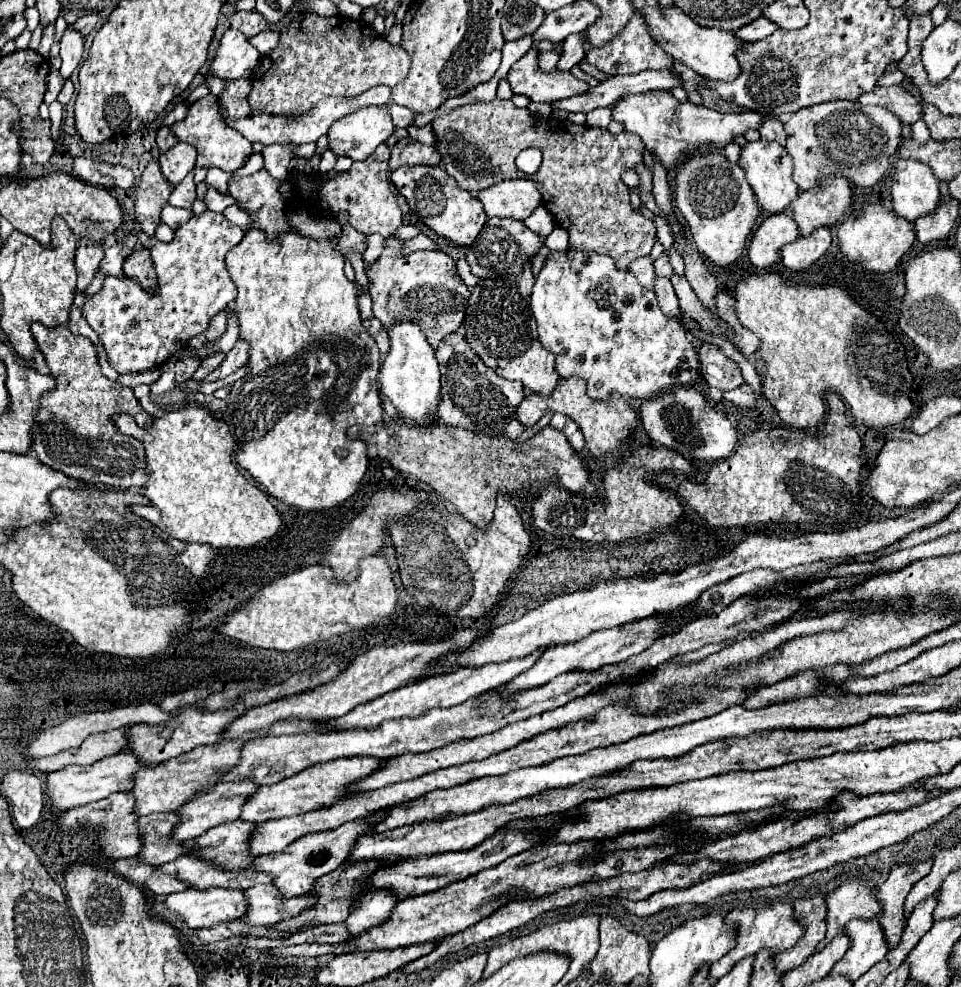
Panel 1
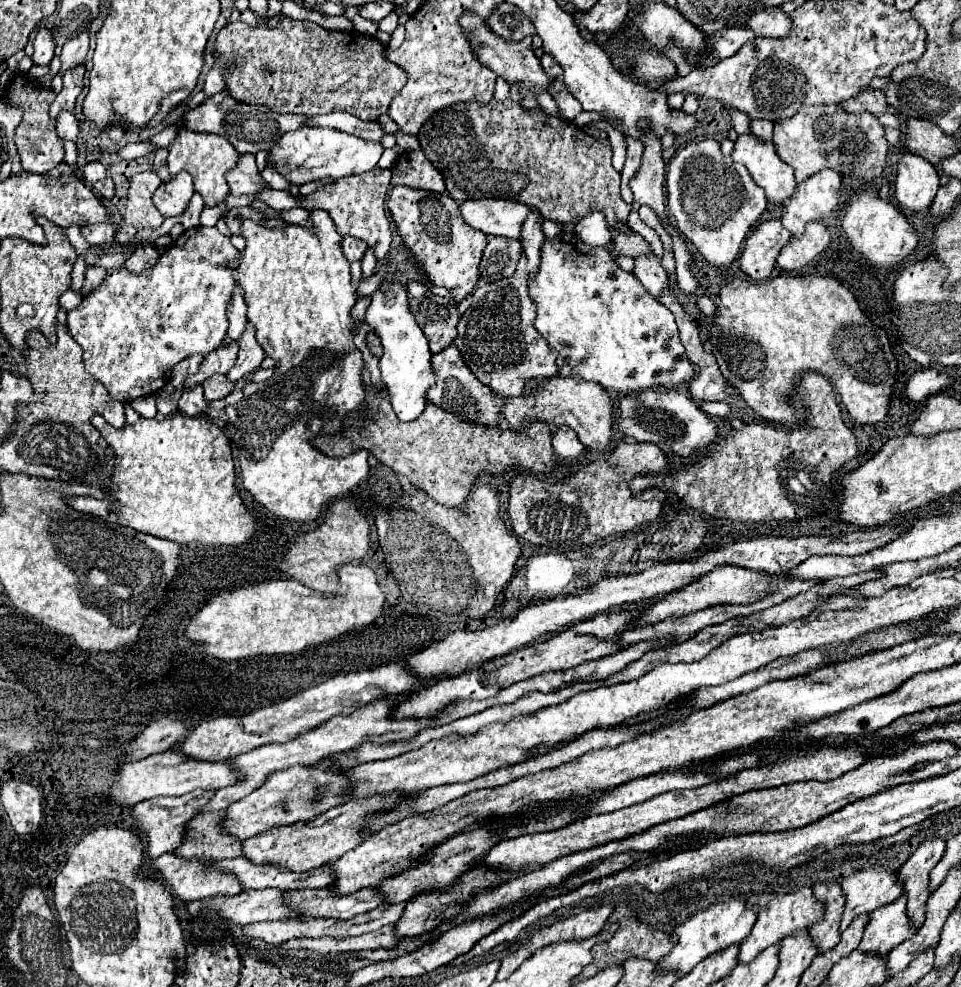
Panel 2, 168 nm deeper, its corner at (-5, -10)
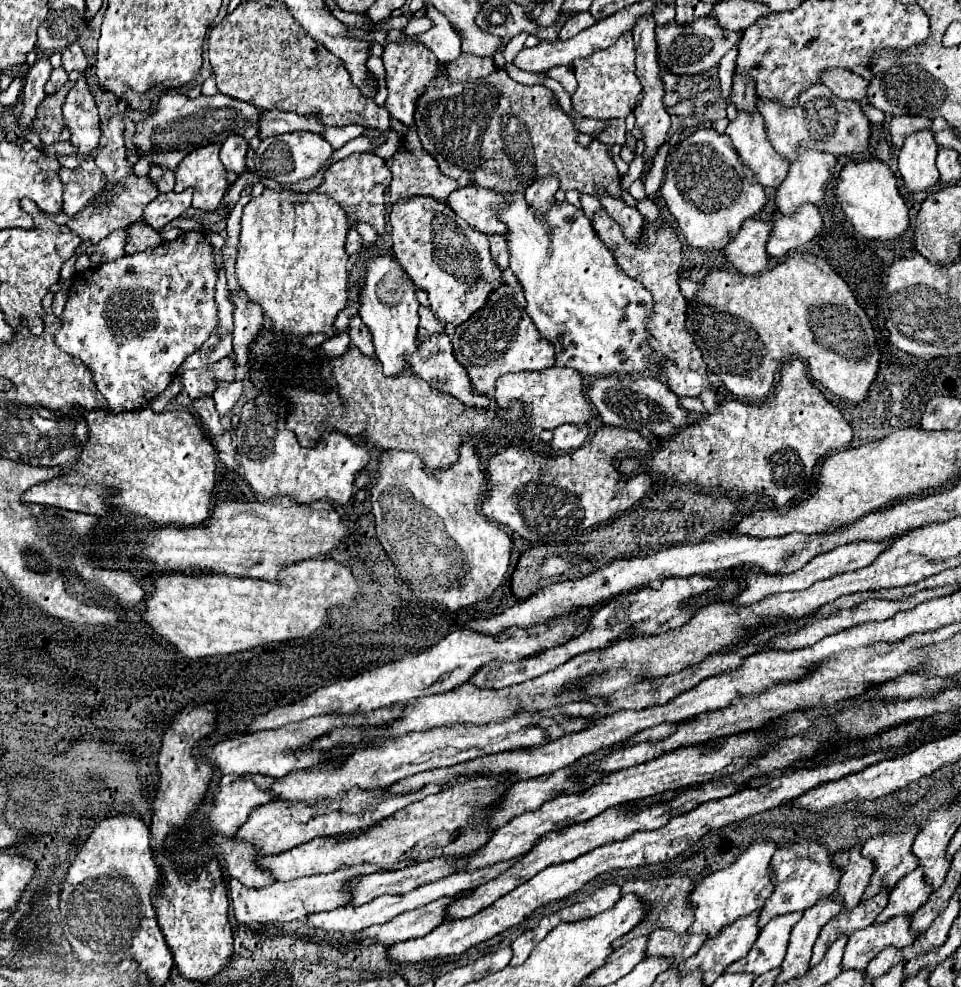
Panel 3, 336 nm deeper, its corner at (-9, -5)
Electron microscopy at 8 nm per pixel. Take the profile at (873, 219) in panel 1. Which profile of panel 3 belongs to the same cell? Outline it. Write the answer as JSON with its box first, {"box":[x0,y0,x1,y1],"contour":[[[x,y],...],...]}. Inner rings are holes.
{"box":[836,159,908,239],"contour":[[[880,159],[848,161],[836,181],[836,199],[840,201],[846,217],[852,221],[854,231],[866,239],[898,239],[908,229],[908,207],[898,193],[894,173]]]}

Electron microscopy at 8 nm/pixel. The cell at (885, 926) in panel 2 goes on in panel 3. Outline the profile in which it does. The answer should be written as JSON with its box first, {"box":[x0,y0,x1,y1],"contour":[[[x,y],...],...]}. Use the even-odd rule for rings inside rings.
{"box":[876,867,932,923],"contour":[[[916,867],[908,877],[900,879],[900,885],[890,891],[890,899],[886,909],[876,917],[876,923],[884,923],[896,915],[912,915],[920,909],[920,905],[930,897],[932,889],[928,889],[928,881],[924,881],[924,873]]]}

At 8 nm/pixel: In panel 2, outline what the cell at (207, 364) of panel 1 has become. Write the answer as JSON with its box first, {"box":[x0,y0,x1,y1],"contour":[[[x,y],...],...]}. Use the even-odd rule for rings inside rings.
{"box":[202,374,234,400],"contour":[[[214,374],[214,376],[204,380],[202,388],[204,388],[204,398],[206,400],[220,400],[234,390],[234,384],[224,374],[220,374],[220,376]]]}

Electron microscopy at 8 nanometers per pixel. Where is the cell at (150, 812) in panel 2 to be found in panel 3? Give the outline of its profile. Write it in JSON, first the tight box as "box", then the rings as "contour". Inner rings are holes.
{"box":[210,773,280,837],"contour":[[[248,773],[244,777],[224,775],[214,799],[214,809],[210,813],[212,827],[218,833],[234,837],[236,829],[244,825],[252,809],[280,799],[272,797],[272,781],[276,779],[258,773]]]}

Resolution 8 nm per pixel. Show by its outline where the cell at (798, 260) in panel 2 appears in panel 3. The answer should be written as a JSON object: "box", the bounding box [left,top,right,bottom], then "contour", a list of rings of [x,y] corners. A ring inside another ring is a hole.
{"box":[766,205,822,257],"contour":[[[800,205],[792,217],[776,215],[770,219],[772,233],[766,251],[772,257],[784,257],[796,247],[812,241],[822,229],[822,217],[816,205]]]}

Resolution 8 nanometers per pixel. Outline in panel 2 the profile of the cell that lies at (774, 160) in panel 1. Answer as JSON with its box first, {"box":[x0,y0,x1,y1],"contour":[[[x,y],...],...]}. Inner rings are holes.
{"box":[732,136,796,206],"contour":[[[738,136],[732,158],[746,166],[752,180],[764,188],[770,204],[782,206],[796,192],[796,178],[778,154],[772,142],[762,142],[756,136]]]}

